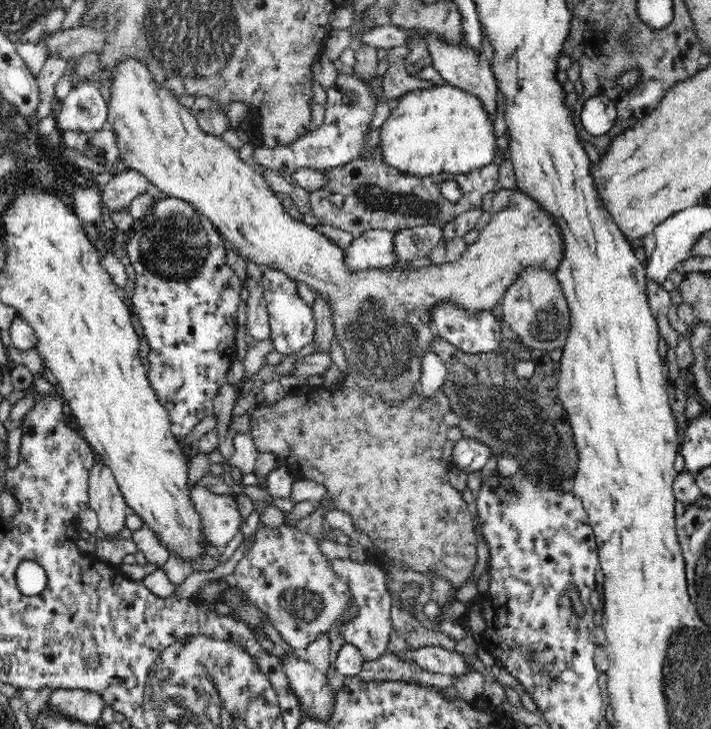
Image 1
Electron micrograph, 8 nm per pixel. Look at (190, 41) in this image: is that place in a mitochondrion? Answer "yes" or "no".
yes

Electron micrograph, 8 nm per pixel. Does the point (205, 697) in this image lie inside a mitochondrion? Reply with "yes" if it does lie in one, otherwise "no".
yes

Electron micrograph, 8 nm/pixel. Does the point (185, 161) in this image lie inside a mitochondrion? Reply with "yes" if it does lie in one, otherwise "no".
no

